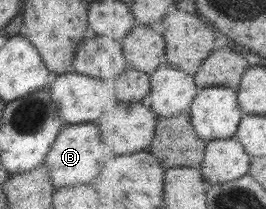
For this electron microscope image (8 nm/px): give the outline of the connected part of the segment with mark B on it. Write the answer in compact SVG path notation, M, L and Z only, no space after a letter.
M75 124L75 126L63 126L57 134L57 138L51 143L49 152L45 156L44 167L48 170L50 182L54 188L69 186L75 182L89 182L97 176L101 160L117 158L117 154L107 154L105 148L101 148L99 131L95 124Z

